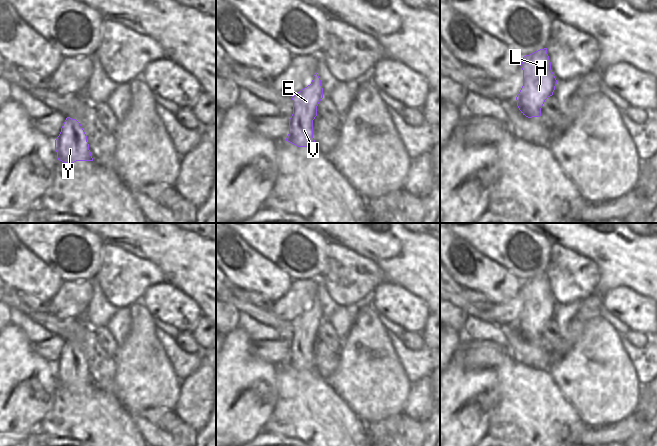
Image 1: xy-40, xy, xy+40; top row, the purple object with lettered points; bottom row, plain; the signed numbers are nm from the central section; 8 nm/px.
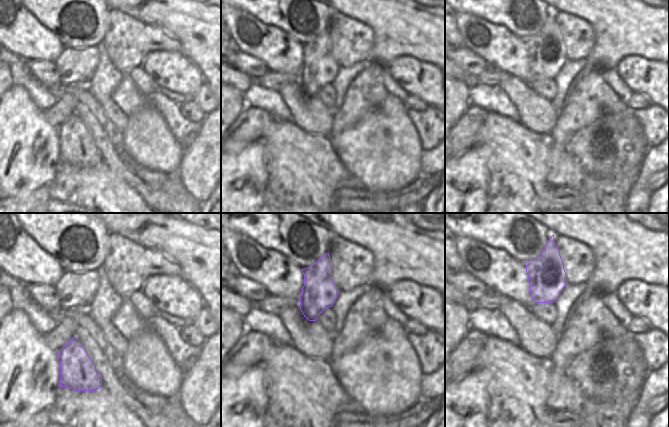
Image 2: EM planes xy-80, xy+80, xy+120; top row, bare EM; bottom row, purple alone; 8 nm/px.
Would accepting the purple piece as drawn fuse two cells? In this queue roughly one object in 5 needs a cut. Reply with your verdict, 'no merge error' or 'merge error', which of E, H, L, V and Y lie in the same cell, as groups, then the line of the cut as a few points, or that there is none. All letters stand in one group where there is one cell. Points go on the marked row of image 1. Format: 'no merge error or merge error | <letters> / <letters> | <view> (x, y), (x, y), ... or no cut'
no merge error | E H L V Y | no cut

